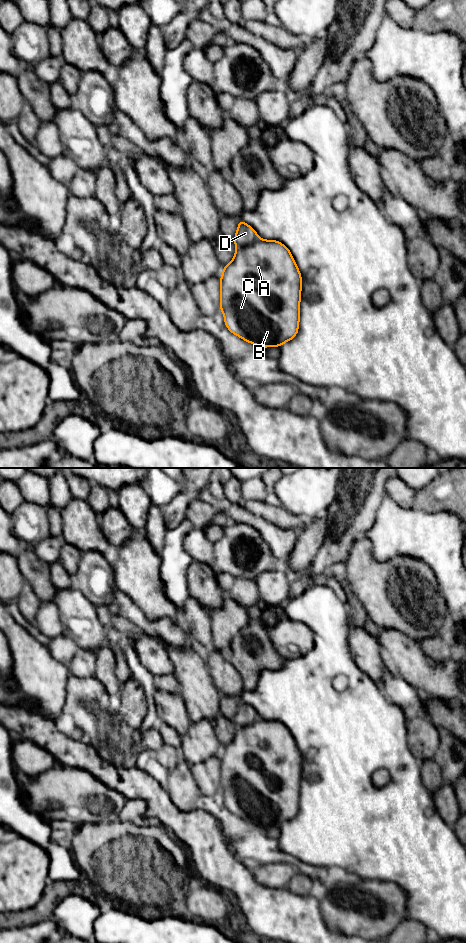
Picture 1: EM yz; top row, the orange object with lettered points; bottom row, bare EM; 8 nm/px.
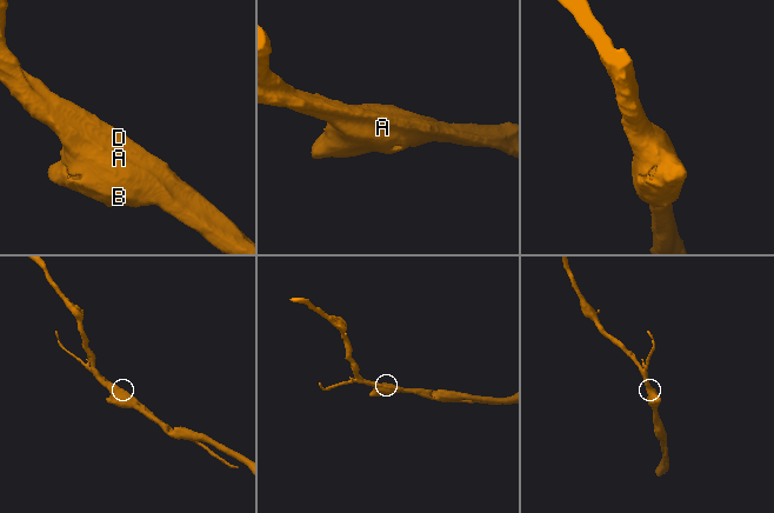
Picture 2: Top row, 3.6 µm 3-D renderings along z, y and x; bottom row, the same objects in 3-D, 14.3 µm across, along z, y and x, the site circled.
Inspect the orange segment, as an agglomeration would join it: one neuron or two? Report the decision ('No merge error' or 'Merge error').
Merge error

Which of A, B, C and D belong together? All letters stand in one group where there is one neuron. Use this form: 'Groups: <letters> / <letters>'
Groups: A B C / D

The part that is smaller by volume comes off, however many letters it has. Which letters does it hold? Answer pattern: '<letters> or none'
D

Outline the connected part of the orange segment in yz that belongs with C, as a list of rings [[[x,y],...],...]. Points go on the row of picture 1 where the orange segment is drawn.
[[[258,237],[253,244],[237,248],[233,260],[223,268],[220,278],[220,310],[225,325],[231,333],[256,346],[281,347],[298,333],[301,289],[301,273],[290,250],[279,241]]]

